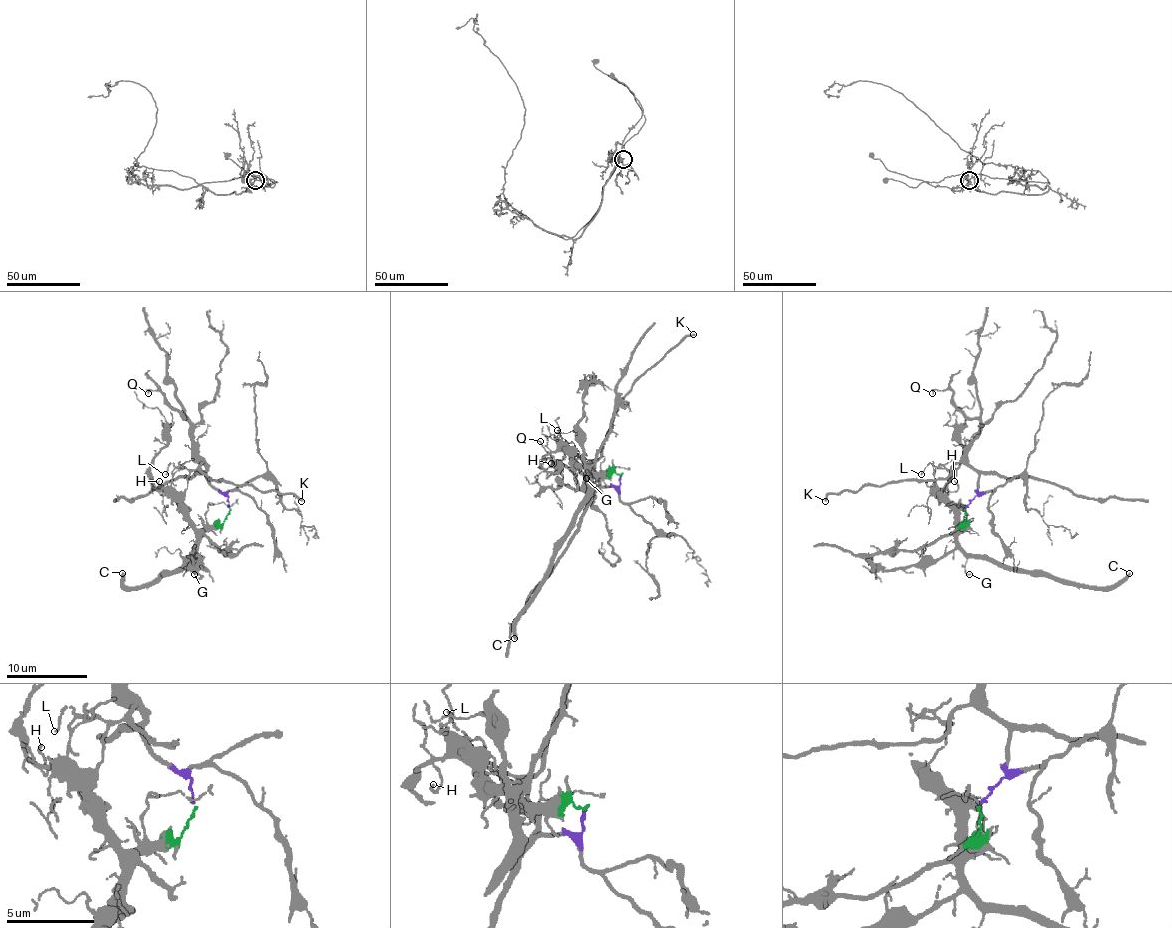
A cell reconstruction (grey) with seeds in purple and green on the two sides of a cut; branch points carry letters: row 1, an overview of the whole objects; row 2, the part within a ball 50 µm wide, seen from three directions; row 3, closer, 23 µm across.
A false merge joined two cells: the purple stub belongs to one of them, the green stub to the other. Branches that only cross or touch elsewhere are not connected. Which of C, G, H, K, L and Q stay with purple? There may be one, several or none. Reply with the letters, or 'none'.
K, L, Q

